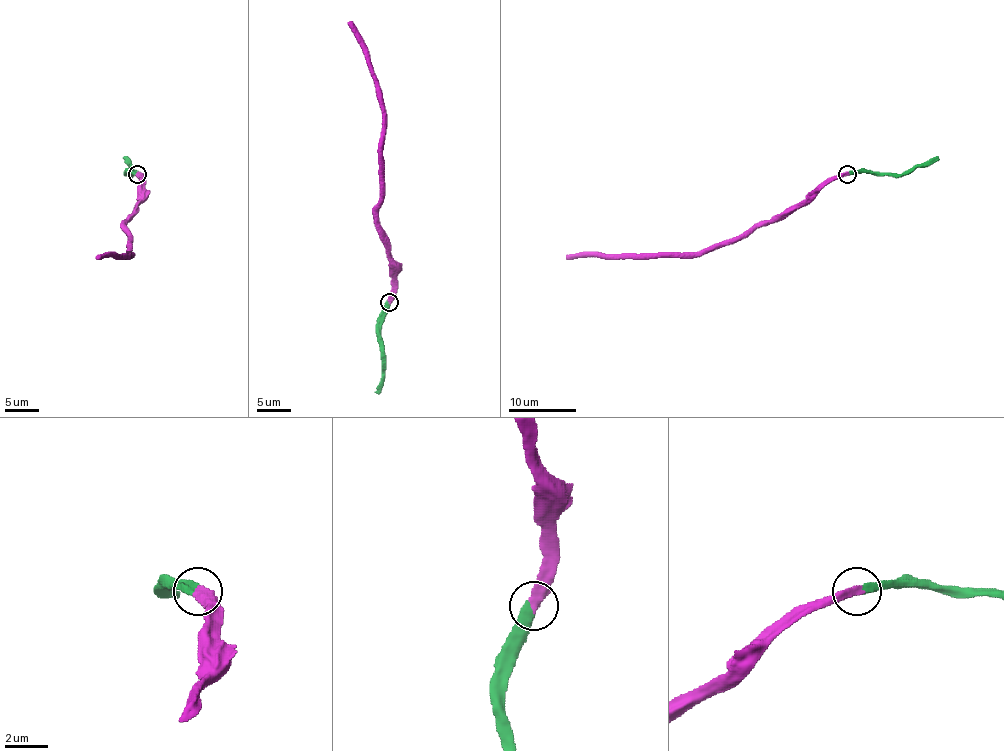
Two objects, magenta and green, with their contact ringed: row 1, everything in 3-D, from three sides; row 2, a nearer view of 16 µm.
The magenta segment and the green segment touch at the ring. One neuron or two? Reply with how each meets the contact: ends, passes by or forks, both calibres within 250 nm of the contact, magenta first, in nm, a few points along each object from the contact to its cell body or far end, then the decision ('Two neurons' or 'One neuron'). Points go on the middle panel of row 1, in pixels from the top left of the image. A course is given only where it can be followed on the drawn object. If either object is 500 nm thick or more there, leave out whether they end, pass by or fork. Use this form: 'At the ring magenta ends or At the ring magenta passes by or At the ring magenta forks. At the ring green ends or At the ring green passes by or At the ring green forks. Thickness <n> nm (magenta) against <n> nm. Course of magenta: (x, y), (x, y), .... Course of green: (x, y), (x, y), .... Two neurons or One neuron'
At the ring magenta ends. At the ring green ends. Thickness 440 nm (magenta) against 440 nm. Course of magenta: (390, 302), (391, 255), (385, 233), (378, 224), (381, 90), (361, 36), (347, 22). Course of green: (390, 302), (380, 329), (381, 382), (376, 392). One neuron

